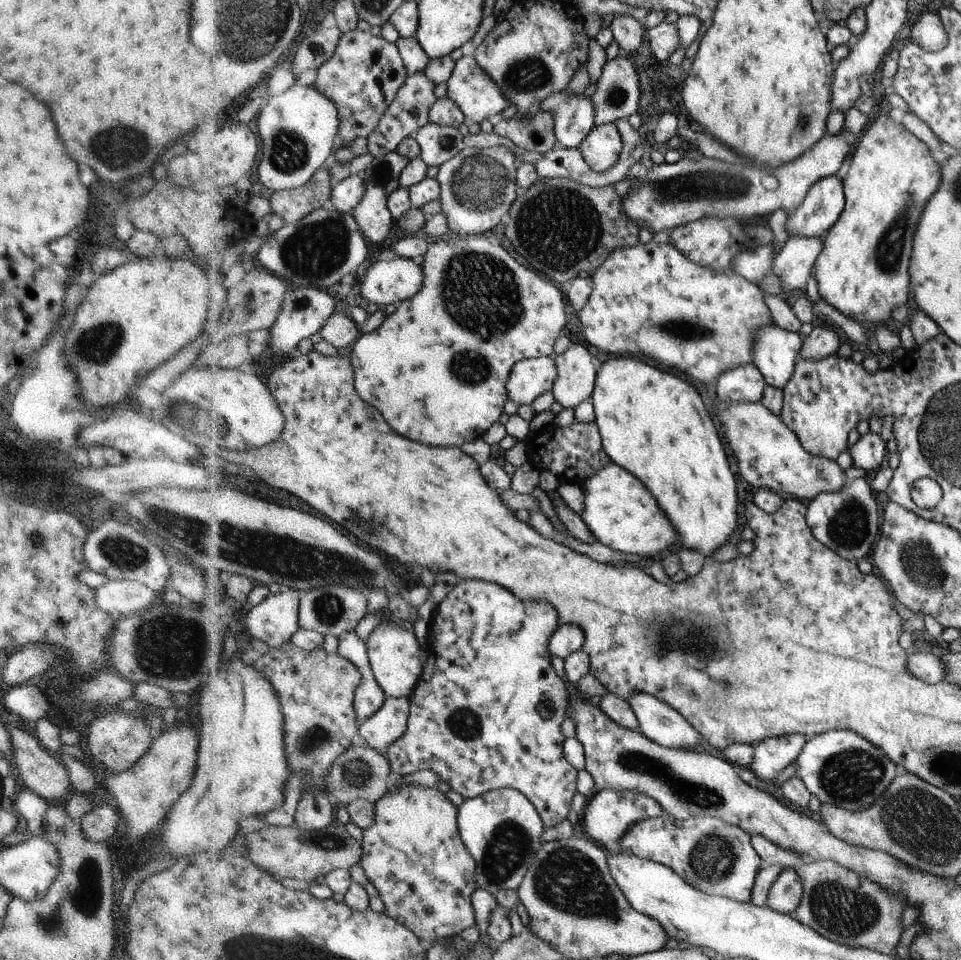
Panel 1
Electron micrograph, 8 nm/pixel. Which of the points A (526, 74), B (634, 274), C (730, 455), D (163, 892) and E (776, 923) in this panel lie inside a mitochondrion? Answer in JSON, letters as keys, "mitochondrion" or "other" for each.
{"A":"mitochondrion","B":"other","C":"other","D":"other","E":"other"}

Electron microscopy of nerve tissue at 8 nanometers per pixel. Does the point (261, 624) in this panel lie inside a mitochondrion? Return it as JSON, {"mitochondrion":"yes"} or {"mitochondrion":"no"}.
{"mitochondrion":"no"}

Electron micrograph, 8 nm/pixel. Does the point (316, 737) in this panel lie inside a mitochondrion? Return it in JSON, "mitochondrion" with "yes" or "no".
{"mitochondrion":"yes"}

